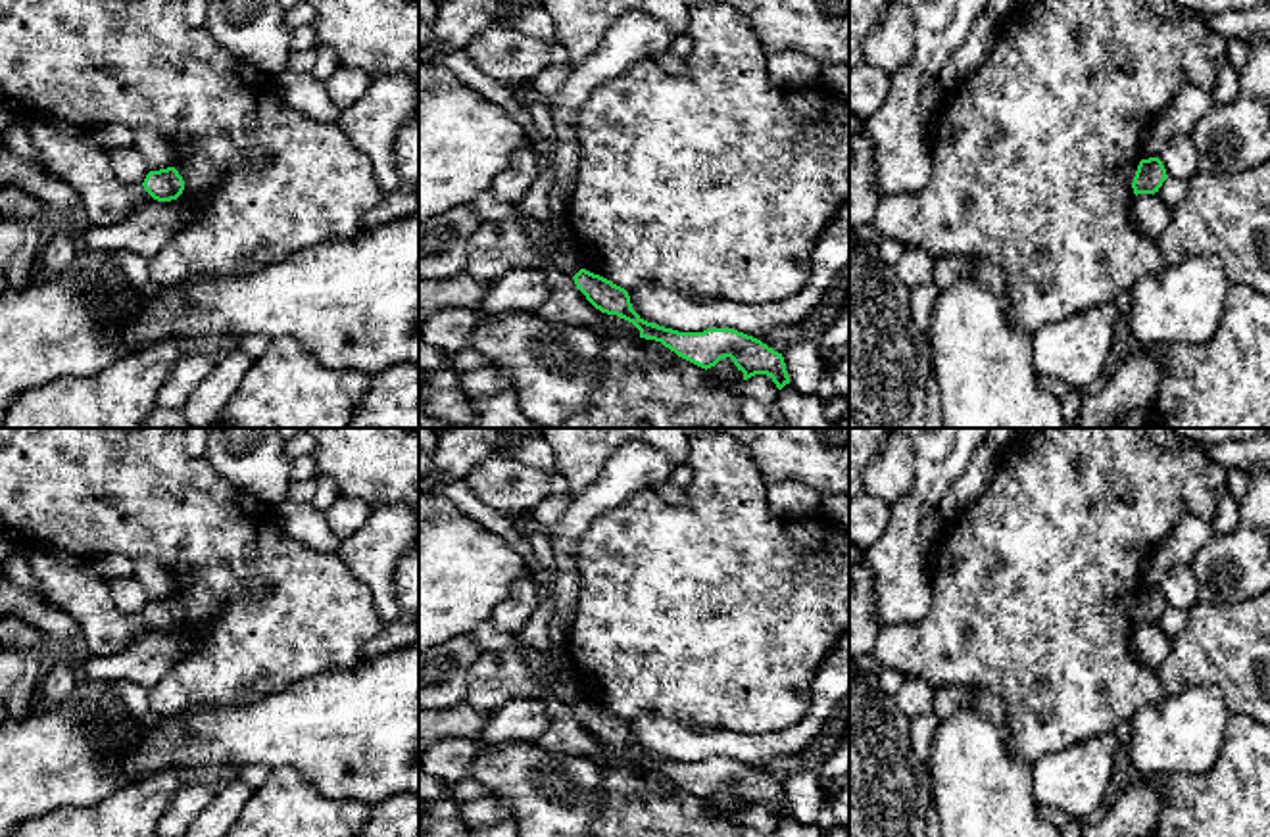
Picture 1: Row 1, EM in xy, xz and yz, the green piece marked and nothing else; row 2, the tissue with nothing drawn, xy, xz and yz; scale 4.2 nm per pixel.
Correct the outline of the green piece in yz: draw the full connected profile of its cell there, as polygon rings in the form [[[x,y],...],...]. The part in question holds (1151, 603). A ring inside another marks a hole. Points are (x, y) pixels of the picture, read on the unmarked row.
[[[1159,587],[1141,589],[1132,612],[1134,624],[1155,624],[1166,609],[1166,599]]]

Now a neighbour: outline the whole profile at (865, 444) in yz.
[[[849,428],[849,503],[865,491],[863,470],[874,459],[891,428]]]

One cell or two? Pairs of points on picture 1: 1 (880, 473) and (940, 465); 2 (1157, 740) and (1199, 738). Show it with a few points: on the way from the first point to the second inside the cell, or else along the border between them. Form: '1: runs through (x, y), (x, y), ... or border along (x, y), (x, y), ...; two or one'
1: border along (913, 448), (913, 488), (890, 503); two
2: runs through (1167, 734), (1190, 736); one

